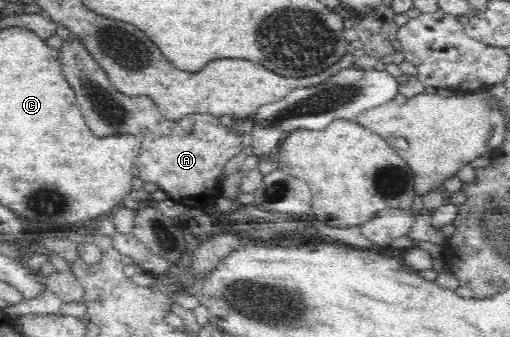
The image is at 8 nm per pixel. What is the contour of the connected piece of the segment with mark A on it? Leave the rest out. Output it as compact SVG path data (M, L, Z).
M73 35L56 57L63 75L77 95L83 117L95 135L105 137L113 133L129 133L140 139L139 155L131 165L134 177L159 185L159 189L175 203L202 211L221 197L223 168L245 148L233 126L221 124L217 117L209 113L185 115L179 121L165 119L150 97L131 97L117 91L108 81L103 68Z

